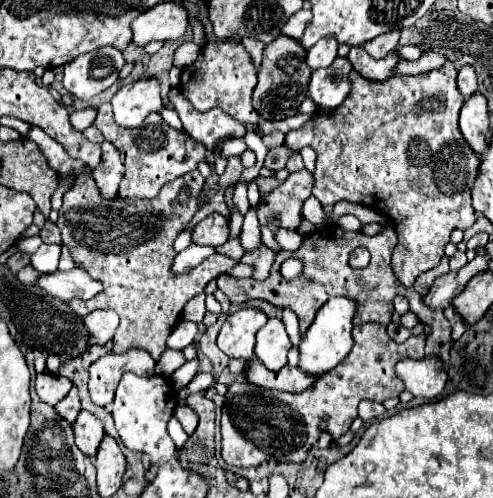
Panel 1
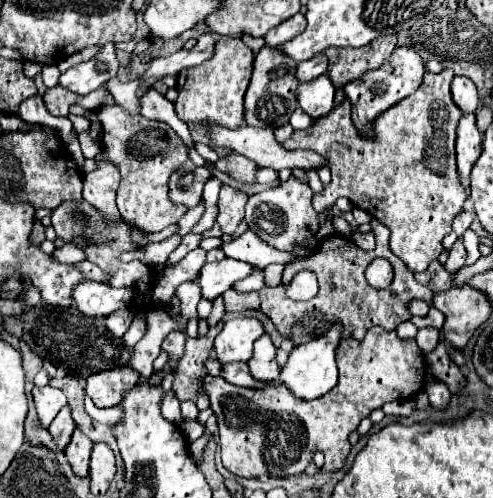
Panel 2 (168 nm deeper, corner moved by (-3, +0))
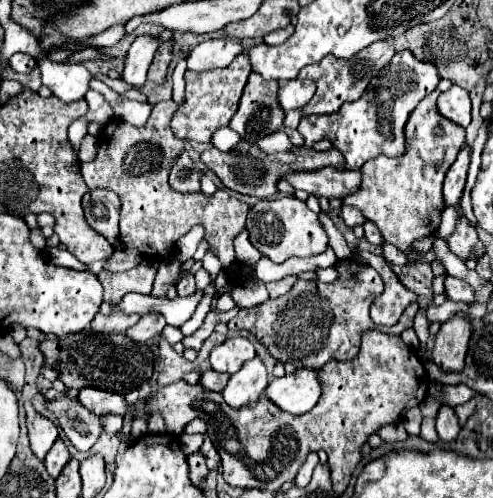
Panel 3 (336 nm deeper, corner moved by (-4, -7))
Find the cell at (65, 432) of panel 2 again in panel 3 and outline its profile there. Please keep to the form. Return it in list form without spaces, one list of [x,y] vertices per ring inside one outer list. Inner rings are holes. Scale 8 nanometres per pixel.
[[[58,439],[58,441],[52,445],[52,451],[46,455],[44,467],[46,467],[46,471],[50,473],[50,477],[56,479],[56,477],[60,475],[62,467],[64,467],[68,461],[70,461],[68,449],[66,449],[66,445],[62,443],[62,439]]]

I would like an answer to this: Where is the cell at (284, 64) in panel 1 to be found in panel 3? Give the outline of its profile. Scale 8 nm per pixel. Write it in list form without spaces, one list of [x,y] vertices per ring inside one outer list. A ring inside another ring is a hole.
[[[252,73],[244,87],[240,107],[228,127],[250,143],[256,143],[260,137],[282,129],[284,113],[276,103],[276,95],[278,81],[266,81]]]

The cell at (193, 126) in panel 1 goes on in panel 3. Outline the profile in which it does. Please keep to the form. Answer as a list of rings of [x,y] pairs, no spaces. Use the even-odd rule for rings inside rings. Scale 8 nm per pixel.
[[[324,167],[320,171],[298,171],[296,175],[284,177],[296,189],[308,193],[318,193],[326,199],[344,199],[360,189],[362,173],[360,171],[340,171],[336,167]]]

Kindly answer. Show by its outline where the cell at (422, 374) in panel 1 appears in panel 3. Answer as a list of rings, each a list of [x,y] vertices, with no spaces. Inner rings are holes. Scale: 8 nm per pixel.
[[[442,405],[438,417],[436,417],[436,431],[438,431],[438,437],[442,441],[454,441],[458,437],[458,431],[460,431],[460,425],[458,425],[458,419],[456,419],[456,413],[452,407],[448,405]]]

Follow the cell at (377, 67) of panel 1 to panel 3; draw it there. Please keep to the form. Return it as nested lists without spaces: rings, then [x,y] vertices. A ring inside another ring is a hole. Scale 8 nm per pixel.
[[[400,51],[392,57],[392,61],[388,63],[386,71],[382,75],[378,75],[374,79],[374,85],[370,83],[368,87],[372,91],[366,91],[358,101],[354,103],[346,103],[338,113],[331,115],[310,115],[304,117],[298,125],[298,131],[304,135],[306,139],[306,147],[312,147],[316,141],[322,139],[330,139],[332,145],[344,155],[344,167],[340,169],[360,169],[368,159],[374,159],[378,155],[386,155],[386,157],[400,157],[404,153],[404,125],[410,117],[410,113],[416,109],[416,105],[438,87],[440,75],[436,65],[432,63],[424,63],[418,61],[410,51]]]

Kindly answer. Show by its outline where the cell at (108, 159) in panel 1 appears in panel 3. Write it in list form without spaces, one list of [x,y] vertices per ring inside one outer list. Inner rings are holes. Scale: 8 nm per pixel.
[[[94,189],[88,191],[82,199],[84,217],[86,223],[106,237],[110,245],[116,249],[120,245],[118,239],[118,211],[120,211],[120,199],[114,191],[108,189]]]

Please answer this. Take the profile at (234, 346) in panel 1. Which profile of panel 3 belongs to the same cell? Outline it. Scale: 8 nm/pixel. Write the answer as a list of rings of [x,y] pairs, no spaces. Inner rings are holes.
[[[232,337],[226,339],[224,343],[220,343],[218,347],[212,349],[210,353],[210,363],[212,369],[218,373],[236,373],[246,361],[250,361],[254,357],[254,345],[244,339],[244,337]]]

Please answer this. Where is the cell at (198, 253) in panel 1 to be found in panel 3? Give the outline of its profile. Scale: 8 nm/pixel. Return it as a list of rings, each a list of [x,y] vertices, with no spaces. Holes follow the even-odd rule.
[[[188,275],[184,277],[182,281],[176,283],[176,291],[178,291],[178,297],[188,297],[194,293],[194,275]]]

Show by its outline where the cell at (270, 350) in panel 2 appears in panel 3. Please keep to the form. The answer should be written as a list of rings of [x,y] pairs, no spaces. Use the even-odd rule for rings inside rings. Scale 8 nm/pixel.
[[[254,357],[248,363],[244,363],[244,367],[238,373],[230,375],[226,387],[220,393],[230,407],[238,409],[246,403],[254,403],[256,399],[260,399],[266,385],[268,385],[266,367],[258,357]]]

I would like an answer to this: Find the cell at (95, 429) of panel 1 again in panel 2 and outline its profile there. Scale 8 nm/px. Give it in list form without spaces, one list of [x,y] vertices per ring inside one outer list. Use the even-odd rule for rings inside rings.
[[[75,428],[73,438],[67,444],[65,452],[67,452],[67,458],[71,460],[71,466],[75,468],[75,472],[79,472],[79,476],[87,476],[89,474],[91,448],[93,448],[93,440],[87,438],[79,428]]]

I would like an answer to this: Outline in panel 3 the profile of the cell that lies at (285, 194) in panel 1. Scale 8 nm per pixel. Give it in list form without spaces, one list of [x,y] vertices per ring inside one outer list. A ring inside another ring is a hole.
[[[296,197],[258,201],[248,213],[246,229],[250,233],[252,245],[274,263],[284,263],[290,257],[324,253],[328,247],[328,235],[320,223],[318,215],[314,211],[310,211],[304,201],[300,201]]]

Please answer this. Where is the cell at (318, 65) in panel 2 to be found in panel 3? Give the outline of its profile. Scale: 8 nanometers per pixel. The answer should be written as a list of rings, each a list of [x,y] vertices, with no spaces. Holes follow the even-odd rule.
[[[290,79],[288,83],[280,85],[278,91],[278,103],[282,107],[282,111],[292,111],[292,109],[302,109],[304,103],[308,103],[308,99],[312,99],[316,91],[316,85],[310,79]]]

